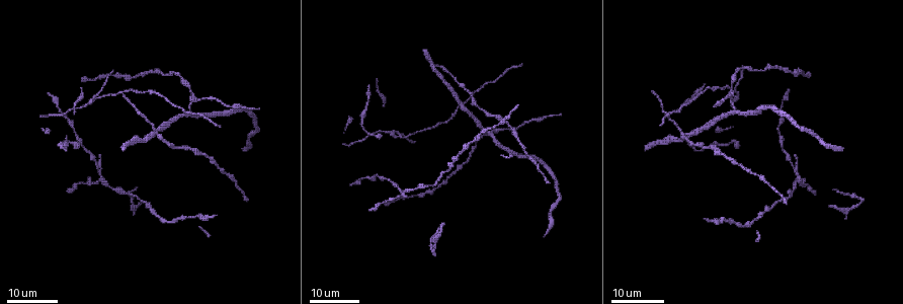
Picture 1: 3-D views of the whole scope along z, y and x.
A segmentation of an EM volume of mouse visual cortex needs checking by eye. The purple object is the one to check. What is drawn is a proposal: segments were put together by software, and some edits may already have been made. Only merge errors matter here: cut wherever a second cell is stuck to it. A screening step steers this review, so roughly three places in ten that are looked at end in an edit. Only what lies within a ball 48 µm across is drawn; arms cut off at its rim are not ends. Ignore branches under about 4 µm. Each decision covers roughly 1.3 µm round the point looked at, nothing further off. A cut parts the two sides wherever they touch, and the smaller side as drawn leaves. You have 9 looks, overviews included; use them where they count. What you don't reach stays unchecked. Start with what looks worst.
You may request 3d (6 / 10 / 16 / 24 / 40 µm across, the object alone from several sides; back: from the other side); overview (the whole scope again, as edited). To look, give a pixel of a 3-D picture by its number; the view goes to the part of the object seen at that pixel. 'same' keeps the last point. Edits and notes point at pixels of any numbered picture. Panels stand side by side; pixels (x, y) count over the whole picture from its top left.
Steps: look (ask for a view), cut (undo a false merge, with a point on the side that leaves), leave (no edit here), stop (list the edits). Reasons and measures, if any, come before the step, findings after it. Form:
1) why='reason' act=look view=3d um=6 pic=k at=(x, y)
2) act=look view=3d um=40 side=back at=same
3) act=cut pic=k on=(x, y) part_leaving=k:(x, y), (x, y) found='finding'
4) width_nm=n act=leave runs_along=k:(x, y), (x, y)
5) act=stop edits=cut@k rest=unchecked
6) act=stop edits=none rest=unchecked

why='two arms in line, one across' act=look view=3d um=16 pic=1 at=(92, 101)

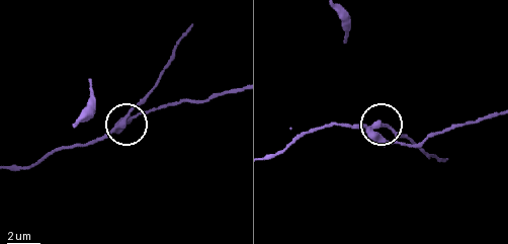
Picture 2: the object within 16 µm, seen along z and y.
why='zoom in' act=look view=3d um=6 pic=2 at=(378, 124)

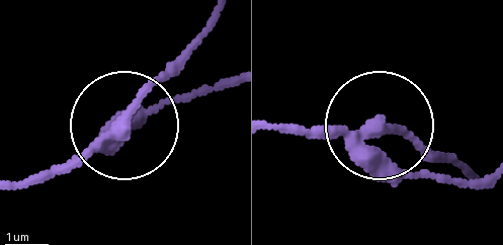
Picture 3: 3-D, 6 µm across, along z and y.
arms=3 act=cut pic=3 on=(145, 95) found='two cells meet here'

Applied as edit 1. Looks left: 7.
why='redraw' act=look view=overview

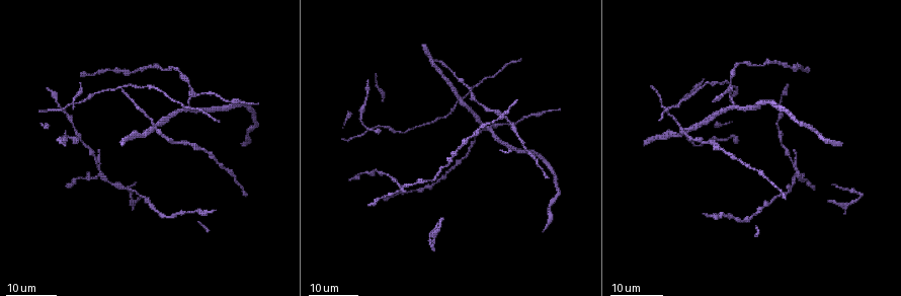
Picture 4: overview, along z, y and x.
why='two arms in line, one across' act=look view=3d um=16 pic=4 at=(797, 177)

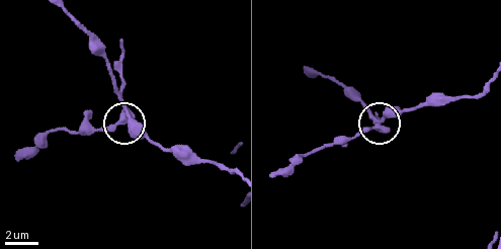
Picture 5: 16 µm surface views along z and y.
act=look view=3d um=6 pic=5 at=(384, 118)

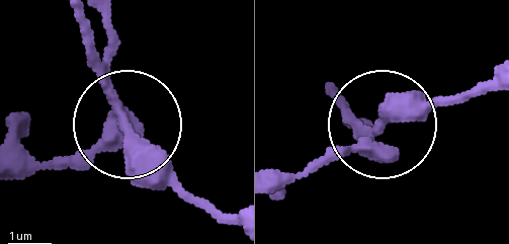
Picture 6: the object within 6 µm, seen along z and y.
arms=3 act=cut pic=6 on=(392, 159) found='a second cell is stuck on'

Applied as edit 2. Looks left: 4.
act=look view=overview

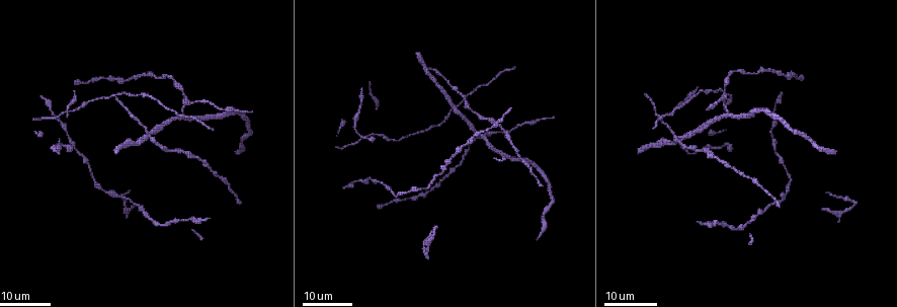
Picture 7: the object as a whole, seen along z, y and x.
why='arms part here' act=look view=3d um=16 pic=7 at=(727, 116)

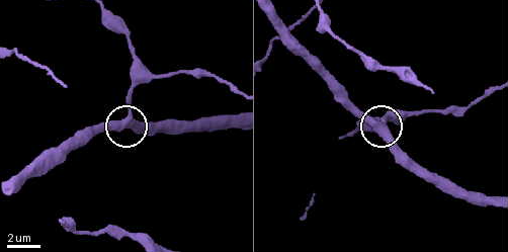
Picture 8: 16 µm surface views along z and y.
why='zoom in' act=look view=3d um=6 pic=8 at=(377, 129)

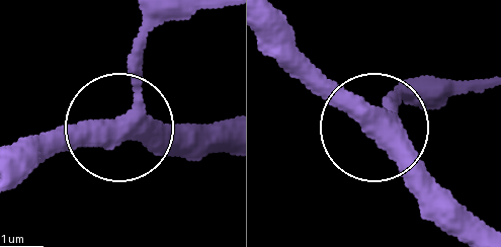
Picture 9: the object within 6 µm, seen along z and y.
side_arm_um=32 act=leave runs_along=9:(144, 21), (122, 127), (220, 130) found='one cell here'

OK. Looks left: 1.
act=stop edits=cut@3,cut@6 rest=unchecked

